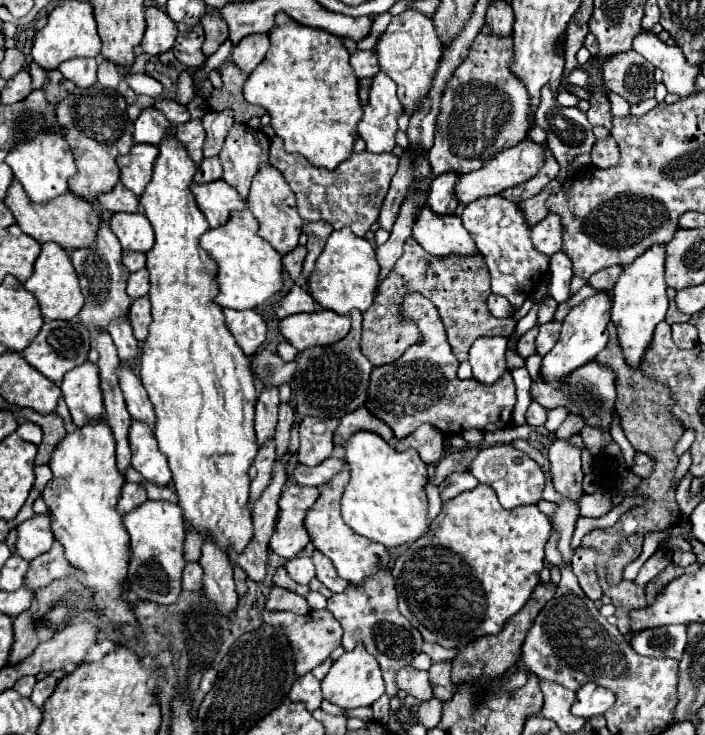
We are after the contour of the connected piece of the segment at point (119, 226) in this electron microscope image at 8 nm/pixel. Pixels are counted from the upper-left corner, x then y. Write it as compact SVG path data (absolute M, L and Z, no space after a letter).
M113 213L109 219L111 231L117 235L125 251L149 251L155 237L149 219L143 213Z

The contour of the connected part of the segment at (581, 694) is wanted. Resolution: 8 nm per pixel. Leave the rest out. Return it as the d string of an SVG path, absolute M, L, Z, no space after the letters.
M587 683L577 691L577 699L571 711L577 717L591 719L595 715L603 715L613 703L615 703L615 695L609 689L599 687L597 683Z

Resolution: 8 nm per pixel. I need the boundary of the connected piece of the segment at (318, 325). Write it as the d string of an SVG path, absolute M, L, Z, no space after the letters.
M325 309L285 317L279 323L279 329L297 351L305 351L309 347L325 347L343 339L351 329L351 319Z

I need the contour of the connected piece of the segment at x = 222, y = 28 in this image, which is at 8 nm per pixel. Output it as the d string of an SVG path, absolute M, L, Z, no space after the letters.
M209 9L209 11L203 15L201 25L203 25L203 29L205 29L203 53L205 53L207 57L211 57L211 55L223 45L223 41L229 37L229 33L227 33L227 23L219 17L217 11Z

